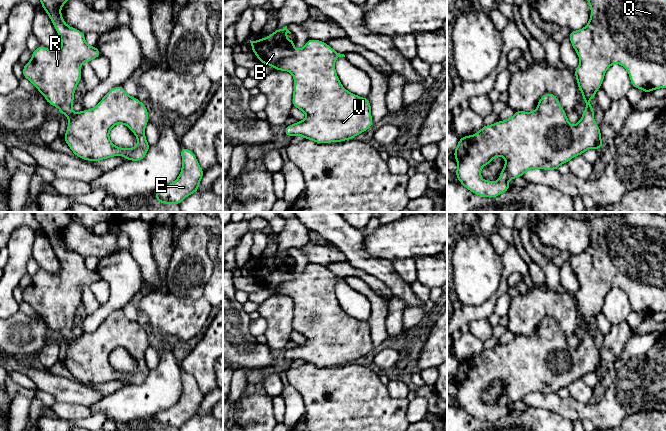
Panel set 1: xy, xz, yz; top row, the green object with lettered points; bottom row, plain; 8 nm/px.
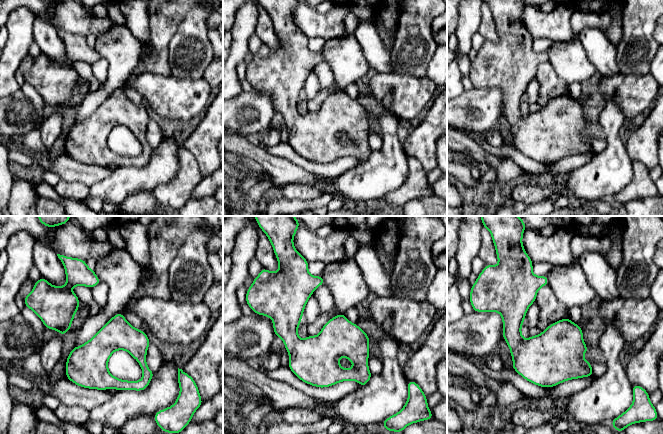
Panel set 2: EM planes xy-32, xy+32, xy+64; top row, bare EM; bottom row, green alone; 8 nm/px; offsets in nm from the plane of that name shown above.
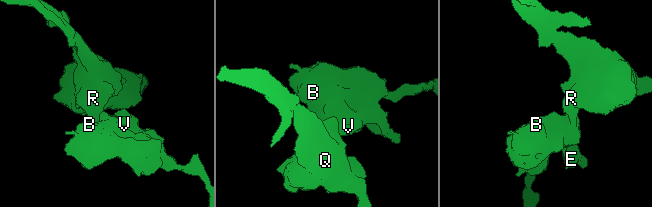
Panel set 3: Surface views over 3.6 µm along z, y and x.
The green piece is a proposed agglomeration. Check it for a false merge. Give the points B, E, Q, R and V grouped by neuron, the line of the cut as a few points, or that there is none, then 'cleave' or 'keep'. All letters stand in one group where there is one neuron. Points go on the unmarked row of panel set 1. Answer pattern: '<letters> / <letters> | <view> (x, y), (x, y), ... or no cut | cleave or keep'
B E Q R V | no cut | keep

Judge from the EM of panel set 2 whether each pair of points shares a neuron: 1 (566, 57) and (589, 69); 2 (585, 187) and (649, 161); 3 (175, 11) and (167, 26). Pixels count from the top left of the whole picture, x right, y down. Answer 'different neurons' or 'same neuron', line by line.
1: same neuron
2: different neurons
3: same neuron

